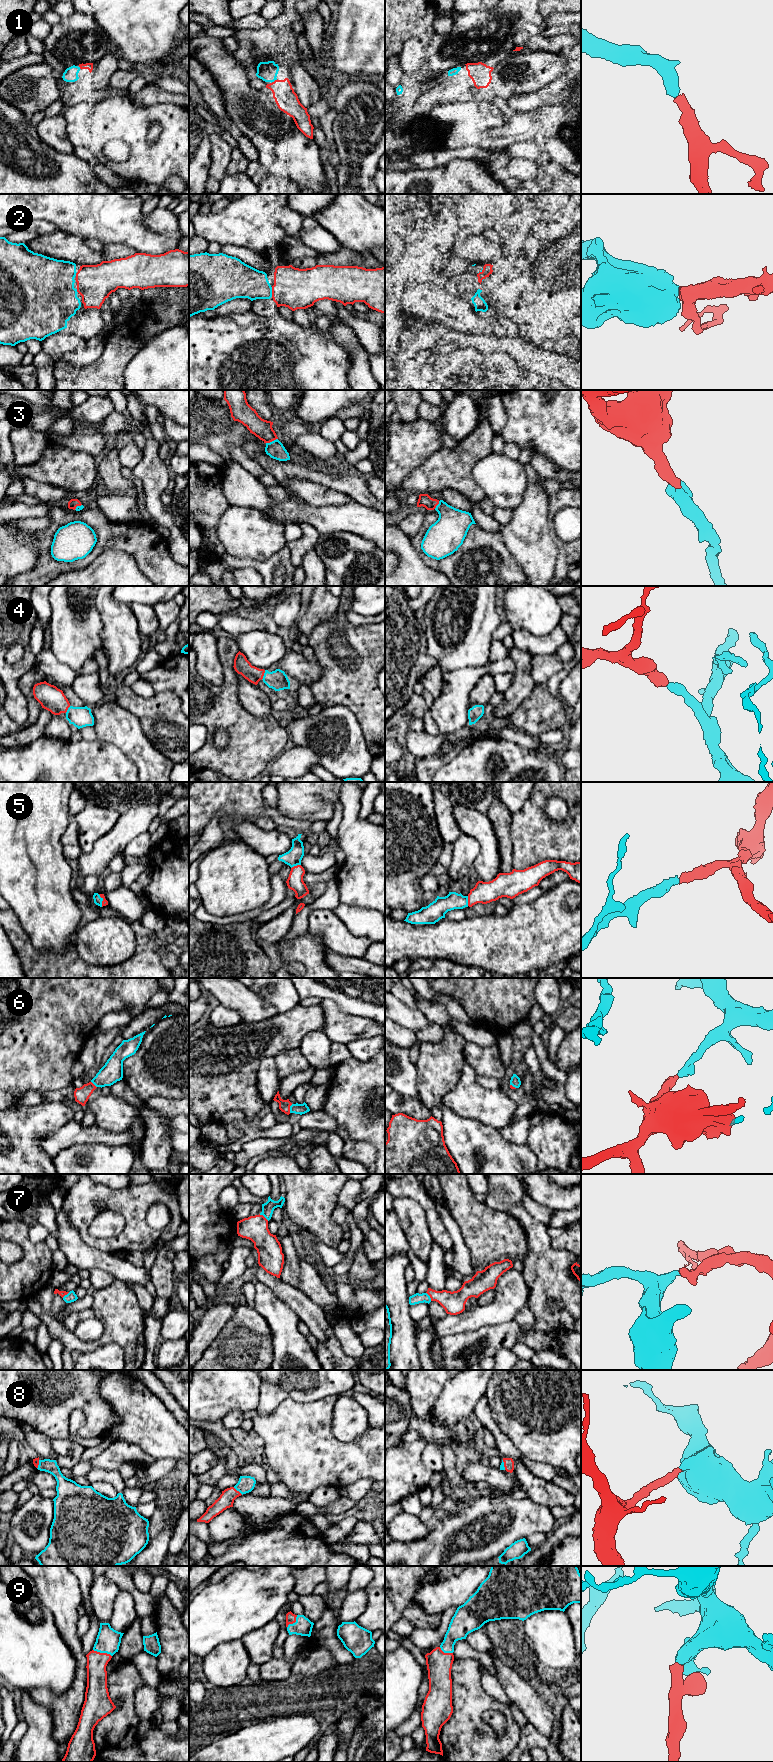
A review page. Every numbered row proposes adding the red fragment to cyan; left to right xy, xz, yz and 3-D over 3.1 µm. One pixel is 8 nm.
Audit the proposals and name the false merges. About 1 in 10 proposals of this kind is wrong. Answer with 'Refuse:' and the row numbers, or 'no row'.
Refuse: no row

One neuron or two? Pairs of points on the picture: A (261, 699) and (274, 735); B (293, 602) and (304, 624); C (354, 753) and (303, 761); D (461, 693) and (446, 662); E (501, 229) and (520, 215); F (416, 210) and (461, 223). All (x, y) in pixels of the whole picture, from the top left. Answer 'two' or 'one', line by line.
A: two
B: two
C: two
D: two
E: one
F: two

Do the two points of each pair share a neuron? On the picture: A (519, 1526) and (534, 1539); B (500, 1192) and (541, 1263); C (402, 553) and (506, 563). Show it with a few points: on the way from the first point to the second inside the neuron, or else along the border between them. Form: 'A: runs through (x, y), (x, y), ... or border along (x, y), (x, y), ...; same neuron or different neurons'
A: border along (547, 1533), (533, 1532), (525, 1538); different neurons
B: runs through (517, 1210), (536, 1231), (540, 1245); same neuron
C: border along (410, 538), (410, 543), (419, 557), (431, 567); different neurons

